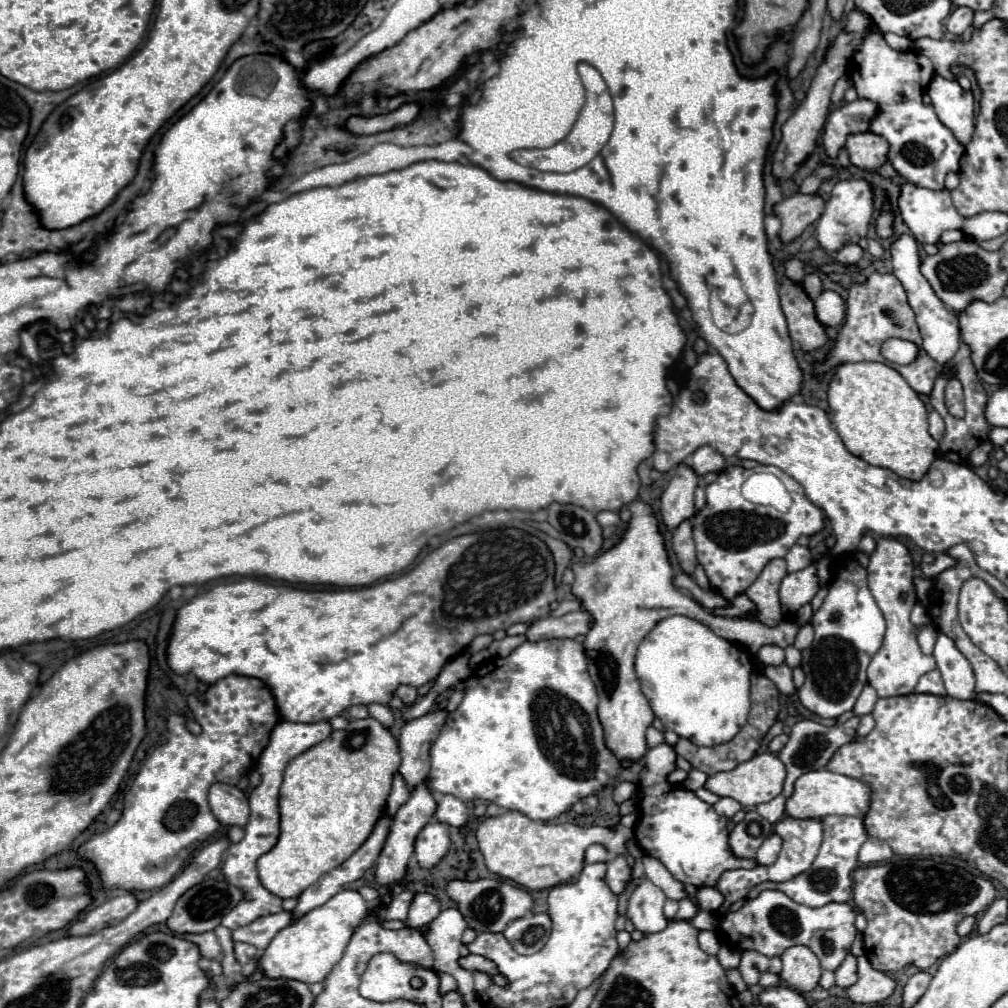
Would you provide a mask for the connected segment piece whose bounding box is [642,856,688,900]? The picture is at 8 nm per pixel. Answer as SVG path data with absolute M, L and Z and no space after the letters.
M644 856L644 872L646 876L672 900L682 900L688 898L688 892L684 890L684 886L666 870L666 866L662 866L662 862L658 862L656 858Z

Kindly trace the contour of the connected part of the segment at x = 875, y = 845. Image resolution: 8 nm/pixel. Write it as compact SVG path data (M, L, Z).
M868 838L862 848L860 848L860 862L862 864L876 864L876 862L886 862L892 858L892 850L890 846L886 846L886 842L878 840L878 838Z

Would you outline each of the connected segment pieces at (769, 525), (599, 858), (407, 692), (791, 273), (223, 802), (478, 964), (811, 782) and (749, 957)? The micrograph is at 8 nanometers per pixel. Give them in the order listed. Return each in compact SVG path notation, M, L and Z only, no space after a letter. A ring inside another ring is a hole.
M730 466L718 474L716 482L706 486L706 506L696 512L694 518L690 518L690 524L694 530L698 564L704 566L712 586L718 588L724 598L732 600L736 594L750 588L770 560L784 558L788 548L794 546L800 536L818 534L824 528L824 518L824 512L806 498L802 486L786 476L780 468L756 466L752 470L744 470L742 466ZM754 472L770 472L784 482L792 498L788 512L780 512L770 506L756 506L744 500L740 486Z
M594 844L586 850L586 862L610 862L610 856L602 846Z
M398 686L396 696L400 696L400 700L402 700L406 706L414 704L414 700L418 698L418 694L416 694L416 688L414 688L414 686Z
M796 258L788 260L786 262L786 278L796 282L796 284L802 284L804 282L804 276L806 276L806 270L804 270L804 264Z
M214 784L208 796L212 814L224 826L240 826L244 828L250 818L250 806L244 792L230 784Z
M478 954L462 956L462 958L460 958L460 966L462 966L464 970L468 970L468 972L484 972L484 974L488 974L488 976L492 978L492 982L498 984L498 986L502 986L502 988L508 986L506 976L502 976L502 974L498 972L498 966L496 966L492 960L484 958L484 956L478 956Z
M816 770L798 778L798 782L794 784L794 794L786 800L786 812L792 818L824 818L830 814L864 818L870 810L870 802L872 788L866 782L854 780L844 774L834 774L830 770Z
M744 952L738 970L740 970L744 982L748 986L754 986L758 982L760 972L778 974L782 970L782 960L780 958L766 958L766 956L758 954L758 952Z

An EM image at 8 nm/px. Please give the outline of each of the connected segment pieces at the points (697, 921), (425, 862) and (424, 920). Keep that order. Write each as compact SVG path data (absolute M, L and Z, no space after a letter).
M700 910L694 918L690 918L688 920L694 928L698 928L698 930L716 930L718 928L718 918L714 916L714 914L710 914L710 912L704 912L704 910Z
M432 820L422 828L422 832L416 838L414 858L422 868L432 868L446 856L448 848L450 848L448 826Z
M416 894L414 902L410 904L408 912L408 926L410 928L426 928L436 916L440 914L440 902L432 894Z

